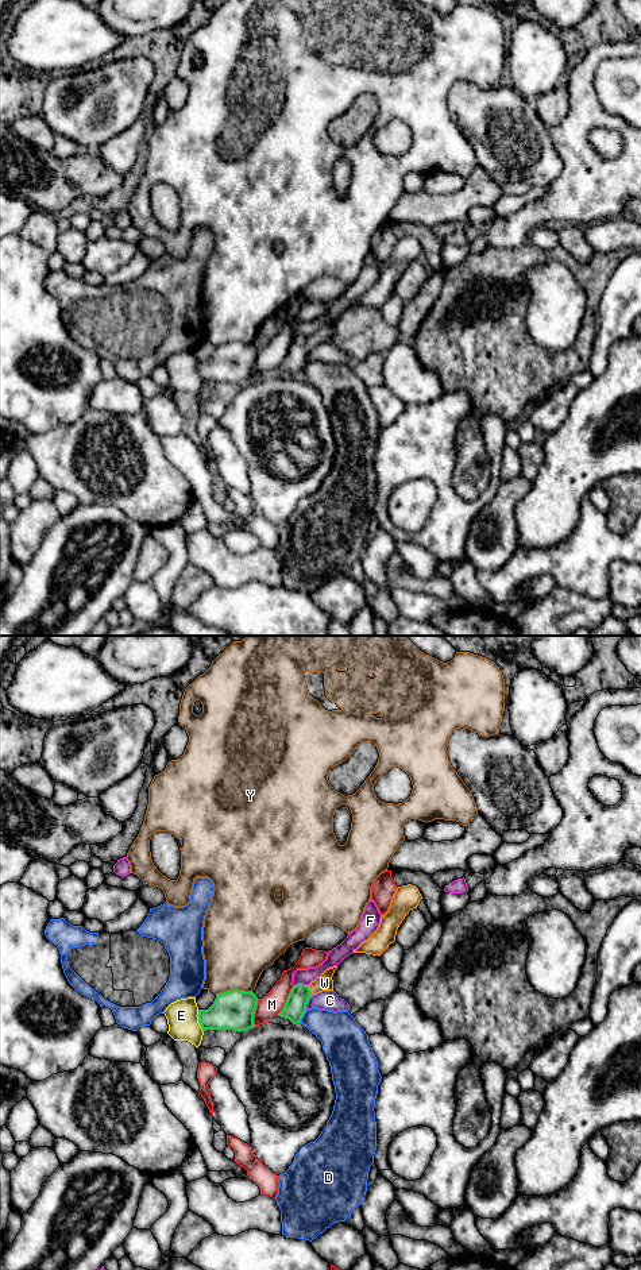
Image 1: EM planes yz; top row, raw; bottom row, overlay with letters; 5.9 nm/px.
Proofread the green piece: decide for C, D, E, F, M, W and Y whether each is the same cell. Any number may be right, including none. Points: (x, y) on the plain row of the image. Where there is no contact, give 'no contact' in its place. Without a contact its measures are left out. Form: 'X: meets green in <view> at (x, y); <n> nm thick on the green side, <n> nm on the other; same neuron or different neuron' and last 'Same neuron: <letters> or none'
C: meets green in yz at (307, 355); 130 nm thick on the green side, 120 nm on the other; different neuron
D: meets green in yz at (301, 370); 130 nm thick on the green side, 240 nm on the other; different neuron
E: meets green in yz at (199, 373); 240 nm thick on the green side, 180 nm on the other; different neuron
F: meets green in yz at (300, 336); 130 nm thick on the green side, 100 nm on the other; different neuron
M: meets green in yz at (286, 352); 130 nm thick on the green side, 140 nm on the other; different neuron
W: meets green in yz at (309, 342); 130 nm thick on the green side, 100 nm on the other; same neuron
Y: meets green in yz at (234, 342); 240 nm thick on the green side, 400 nm on the other; different neuron
Same neuron: W

